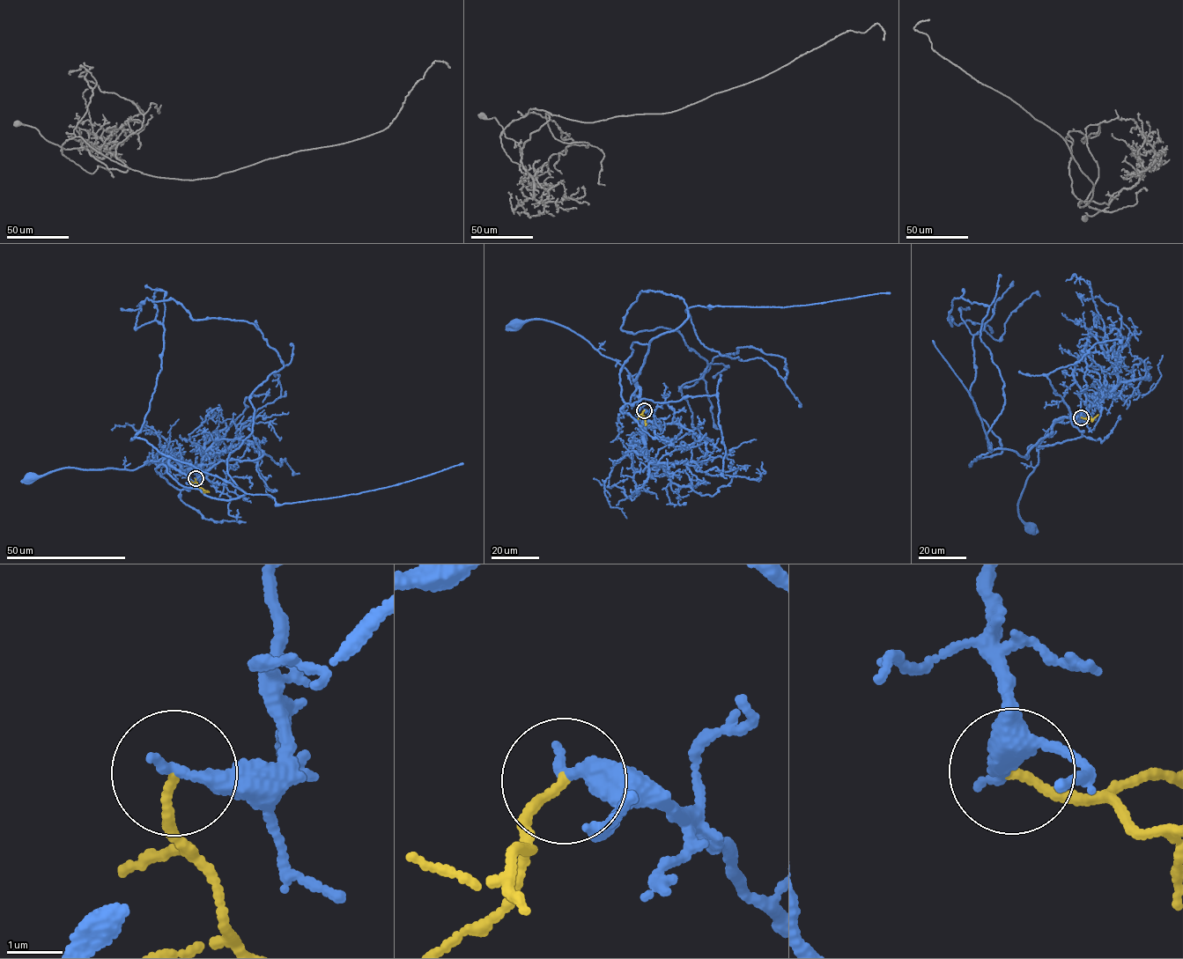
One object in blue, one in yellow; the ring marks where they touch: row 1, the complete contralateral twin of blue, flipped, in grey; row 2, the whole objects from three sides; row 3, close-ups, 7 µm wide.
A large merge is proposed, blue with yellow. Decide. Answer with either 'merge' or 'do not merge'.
do not merge

